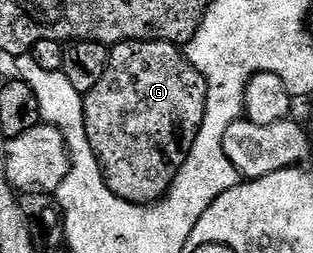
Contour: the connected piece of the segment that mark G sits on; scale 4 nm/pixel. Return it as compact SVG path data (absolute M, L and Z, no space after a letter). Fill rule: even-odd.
M125 41L110 49L108 67L104 67L104 76L92 91L88 91L82 98L84 103L84 123L88 131L88 143L92 143L92 151L95 152L96 159L103 171L103 179L107 187L111 189L120 199L127 200L133 205L151 205L161 200L169 188L172 187L173 180L176 179L185 157L191 151L195 136L199 133L199 127L203 123L204 111L207 103L207 81L187 60L185 52L175 43L168 41Z

